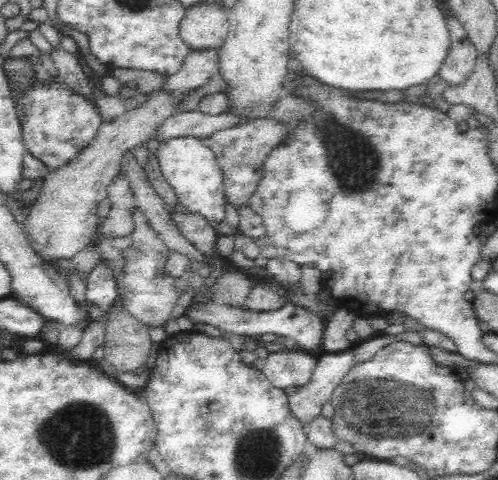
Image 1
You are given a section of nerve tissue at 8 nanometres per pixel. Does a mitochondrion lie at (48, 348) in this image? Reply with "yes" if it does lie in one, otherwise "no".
no

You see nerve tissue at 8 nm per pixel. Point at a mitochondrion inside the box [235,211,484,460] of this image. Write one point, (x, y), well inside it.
(389, 406)

